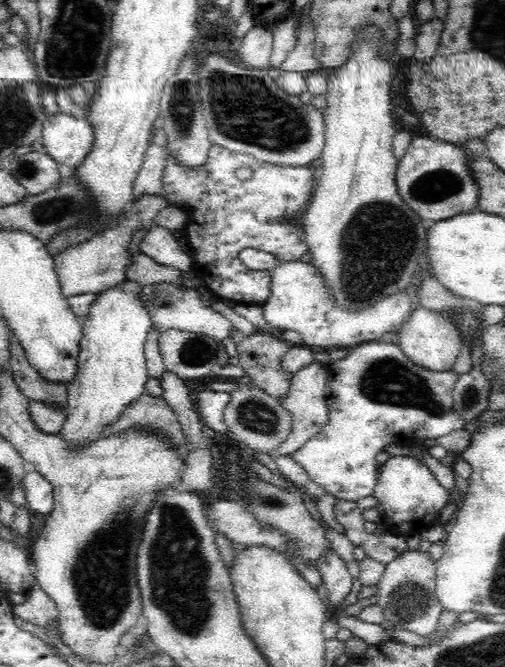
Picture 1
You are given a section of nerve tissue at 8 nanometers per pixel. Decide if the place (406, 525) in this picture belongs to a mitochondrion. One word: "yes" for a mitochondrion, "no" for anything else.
no

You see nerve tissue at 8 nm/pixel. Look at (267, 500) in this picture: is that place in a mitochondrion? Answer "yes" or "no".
yes

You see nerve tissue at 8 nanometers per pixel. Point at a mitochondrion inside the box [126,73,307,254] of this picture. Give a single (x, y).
(182, 102)

